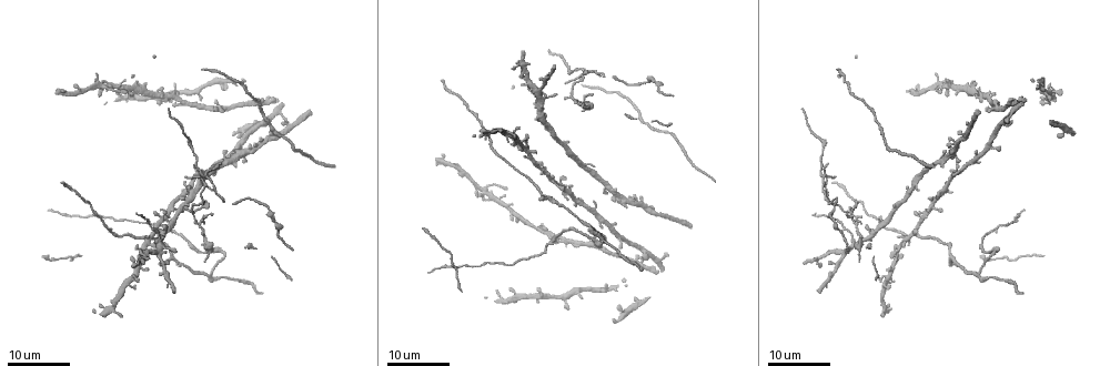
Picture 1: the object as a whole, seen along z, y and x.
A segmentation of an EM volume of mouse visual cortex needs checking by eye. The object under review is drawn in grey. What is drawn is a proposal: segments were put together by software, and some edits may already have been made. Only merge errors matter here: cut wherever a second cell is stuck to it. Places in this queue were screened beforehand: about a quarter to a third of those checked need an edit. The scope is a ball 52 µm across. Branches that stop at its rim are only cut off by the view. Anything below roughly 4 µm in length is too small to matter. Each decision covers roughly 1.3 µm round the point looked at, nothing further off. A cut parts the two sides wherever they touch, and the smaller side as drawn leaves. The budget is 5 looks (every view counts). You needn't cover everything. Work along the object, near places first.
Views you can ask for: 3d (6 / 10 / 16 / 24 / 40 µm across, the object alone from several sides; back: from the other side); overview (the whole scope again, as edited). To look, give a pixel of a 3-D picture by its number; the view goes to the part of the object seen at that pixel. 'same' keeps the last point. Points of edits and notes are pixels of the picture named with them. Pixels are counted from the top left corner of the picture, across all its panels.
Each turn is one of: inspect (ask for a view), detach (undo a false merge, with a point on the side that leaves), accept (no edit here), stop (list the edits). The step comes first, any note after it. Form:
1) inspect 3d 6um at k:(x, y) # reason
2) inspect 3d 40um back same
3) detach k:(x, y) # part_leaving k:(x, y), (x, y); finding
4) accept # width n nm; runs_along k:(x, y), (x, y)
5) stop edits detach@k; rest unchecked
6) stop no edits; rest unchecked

inspect 3d 24um at 1:(537, 103) # three arms meet

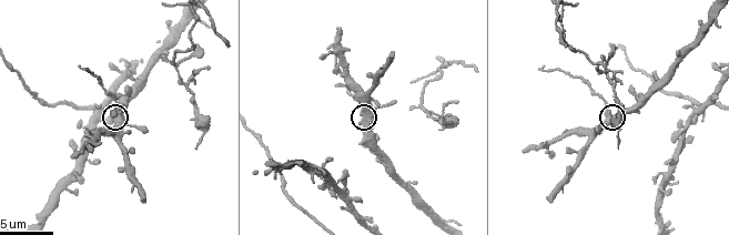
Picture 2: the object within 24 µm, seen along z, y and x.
inspect 3d 6um at 2:(366, 115) # closer look

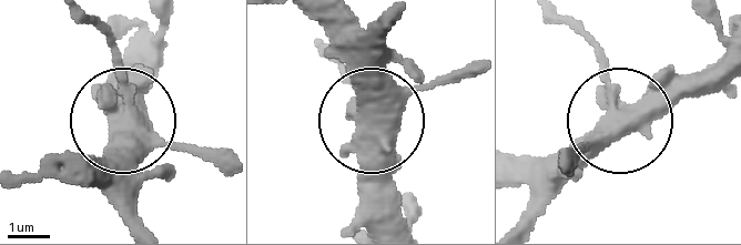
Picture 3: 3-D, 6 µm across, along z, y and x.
detach 3:(99, 22) # arms 3; part_leaving 3:(117, 69), (95, 20); a second cell is stuck on

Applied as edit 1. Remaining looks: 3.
inspect overview

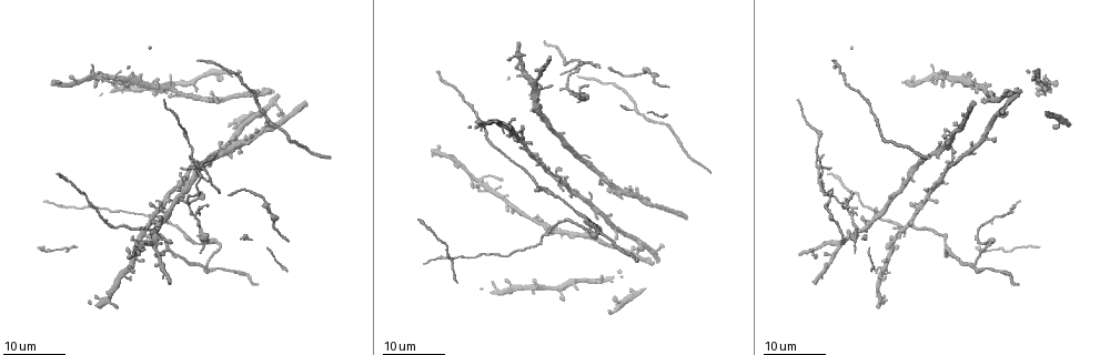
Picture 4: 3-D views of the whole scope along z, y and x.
inspect 3d 16um at 4:(206, 265) # three-way junction

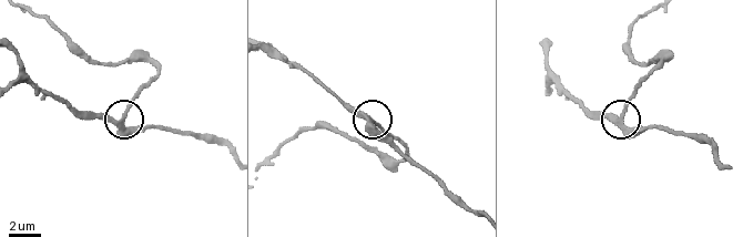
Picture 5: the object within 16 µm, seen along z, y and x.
inspect 3d 6um at 5:(369, 118) # zoom in

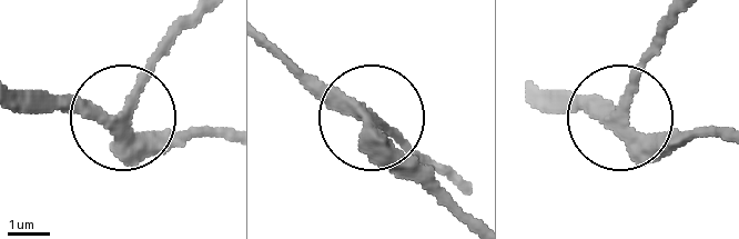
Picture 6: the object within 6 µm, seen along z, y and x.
accept # arms 3; one cell here

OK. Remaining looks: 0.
stop edits detach@3; rest unchecked

